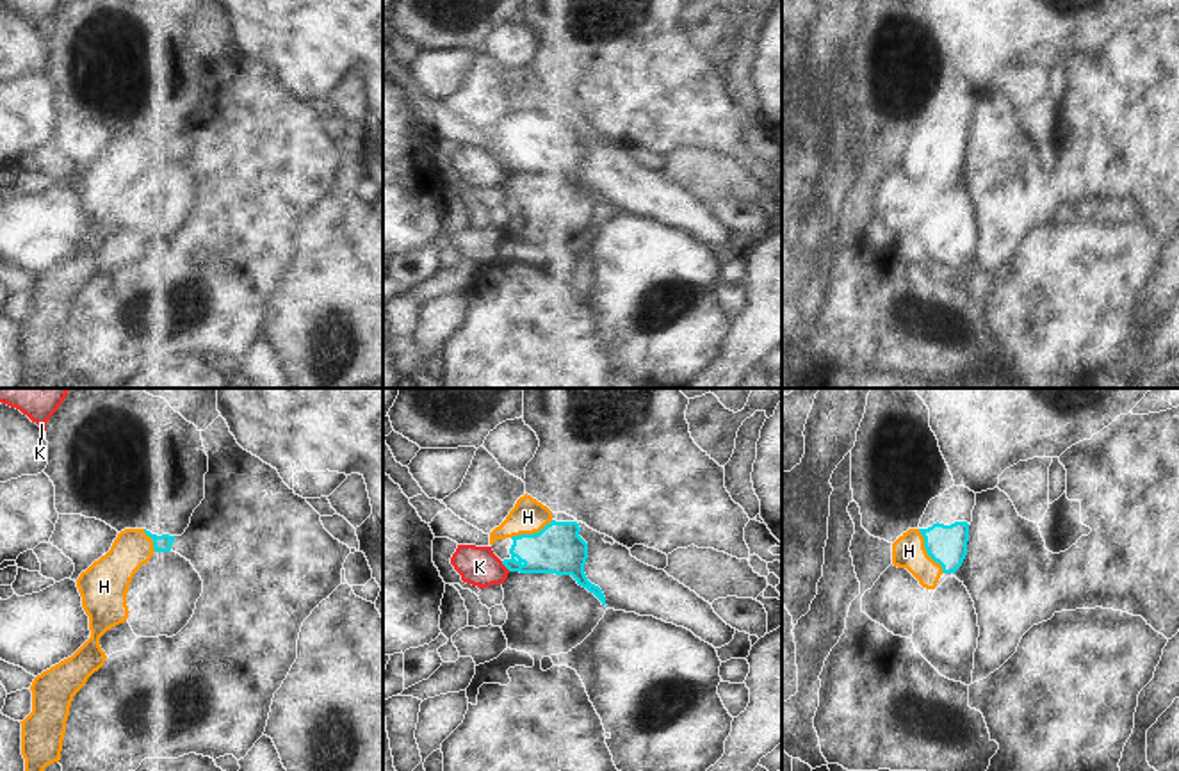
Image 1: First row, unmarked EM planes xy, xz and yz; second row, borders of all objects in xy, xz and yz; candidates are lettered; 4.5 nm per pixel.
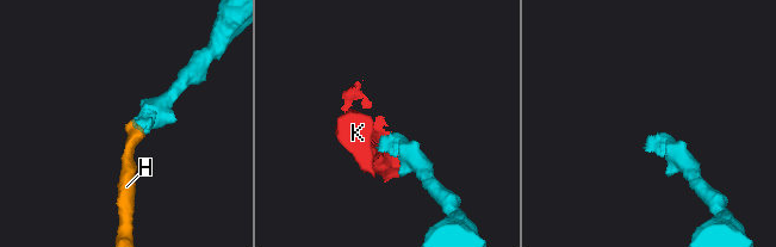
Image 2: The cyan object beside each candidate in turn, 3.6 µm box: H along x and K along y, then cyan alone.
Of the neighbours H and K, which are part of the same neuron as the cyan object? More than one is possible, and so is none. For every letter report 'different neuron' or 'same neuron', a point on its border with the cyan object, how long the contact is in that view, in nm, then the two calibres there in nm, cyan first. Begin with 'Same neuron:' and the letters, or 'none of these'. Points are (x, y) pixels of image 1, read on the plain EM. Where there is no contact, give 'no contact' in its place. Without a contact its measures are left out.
Same neuron: H
H: same neuron | yz (926, 152) | 240 nm | 180/150 nm
K: different neuron | xz (506, 168) | 60 nm | 220/180 nm

